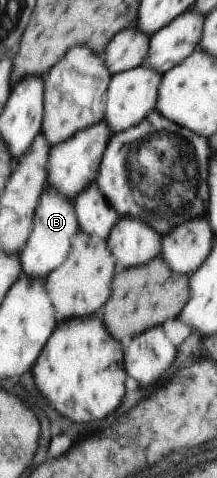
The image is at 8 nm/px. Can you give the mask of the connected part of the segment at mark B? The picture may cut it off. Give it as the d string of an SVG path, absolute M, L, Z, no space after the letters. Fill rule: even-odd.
M46 186L36 210L33 232L20 253L24 274L33 280L46 279L54 270L63 266L69 256L69 250L73 246L71 238L77 232L80 232L80 226L74 200L65 198L55 188Z

